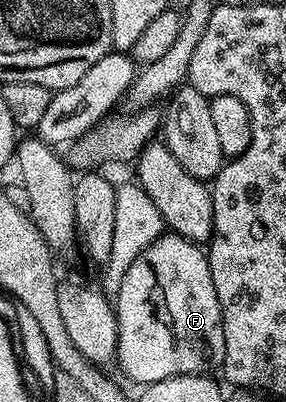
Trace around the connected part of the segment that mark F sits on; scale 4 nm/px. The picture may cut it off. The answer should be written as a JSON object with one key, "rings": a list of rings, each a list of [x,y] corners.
{"rings":[[[165,233],[159,235],[157,239],[151,240],[148,246],[141,250],[140,255],[126,269],[122,277],[122,285],[114,297],[116,309],[116,320],[118,321],[118,345],[116,346],[116,359],[120,367],[139,385],[157,383],[163,379],[168,379],[171,375],[202,375],[212,373],[212,370],[223,368],[224,354],[226,353],[226,341],[224,340],[224,322],[222,313],[218,305],[218,293],[214,293],[214,277],[210,277],[210,265],[205,248],[198,243],[192,243],[186,237],[175,233]]]}

